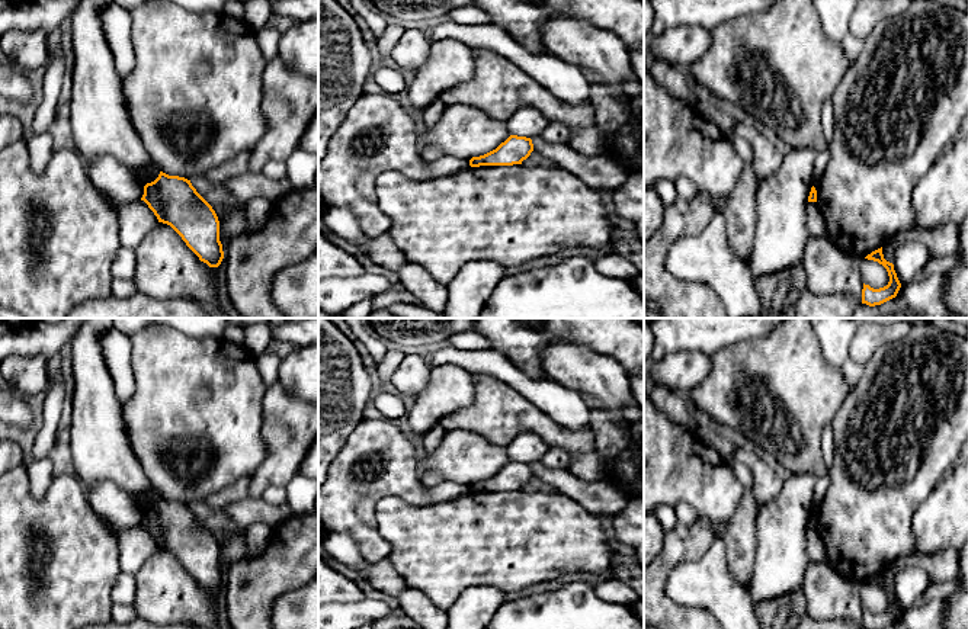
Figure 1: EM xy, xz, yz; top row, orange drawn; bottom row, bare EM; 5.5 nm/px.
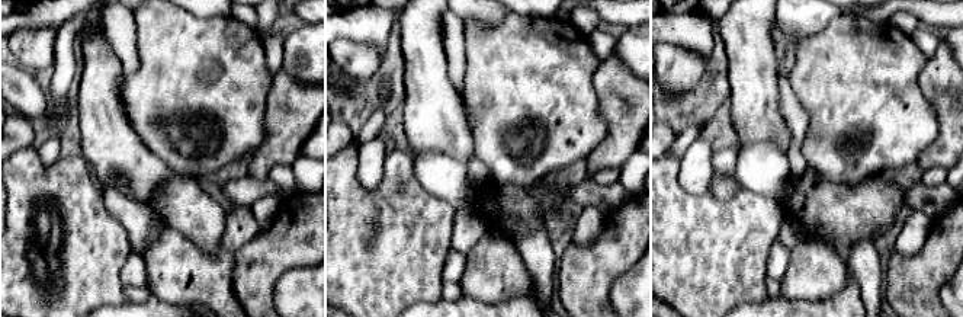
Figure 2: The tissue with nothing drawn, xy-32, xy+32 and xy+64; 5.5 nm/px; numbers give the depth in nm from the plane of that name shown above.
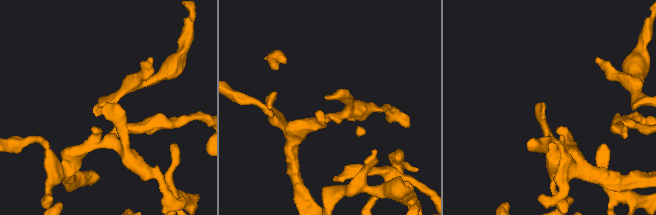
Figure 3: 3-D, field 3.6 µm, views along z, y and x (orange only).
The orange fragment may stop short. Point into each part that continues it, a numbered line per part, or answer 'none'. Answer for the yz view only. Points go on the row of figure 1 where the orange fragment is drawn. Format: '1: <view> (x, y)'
none

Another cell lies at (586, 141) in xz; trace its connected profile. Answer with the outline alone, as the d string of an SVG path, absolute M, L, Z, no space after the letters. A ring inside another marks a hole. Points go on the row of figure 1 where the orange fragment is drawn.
M593 125L586 129L580 129L570 142L571 148L584 155L594 157L599 155L599 131L597 126Z

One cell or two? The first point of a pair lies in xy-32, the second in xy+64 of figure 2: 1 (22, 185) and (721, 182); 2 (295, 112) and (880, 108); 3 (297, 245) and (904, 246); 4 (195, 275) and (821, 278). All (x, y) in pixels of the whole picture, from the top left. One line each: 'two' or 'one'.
1: two
2: two
3: two
4: one

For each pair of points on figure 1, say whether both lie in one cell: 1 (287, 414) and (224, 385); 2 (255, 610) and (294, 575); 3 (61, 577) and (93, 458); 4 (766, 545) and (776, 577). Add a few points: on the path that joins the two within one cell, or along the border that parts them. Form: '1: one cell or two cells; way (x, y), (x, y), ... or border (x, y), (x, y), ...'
1: two cells; border (266, 388), (262, 410), (262, 437)
2: one cell; way (262, 600), (284, 578)
3: two cells; border (74, 471), (85, 487)
4: one cell; way (773, 552), (776, 555), (776, 570)

